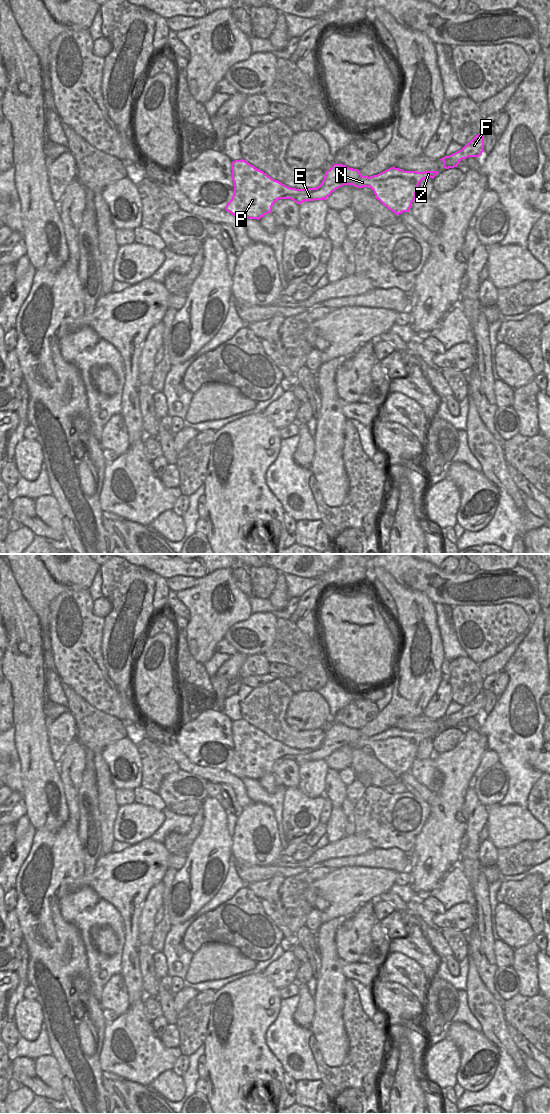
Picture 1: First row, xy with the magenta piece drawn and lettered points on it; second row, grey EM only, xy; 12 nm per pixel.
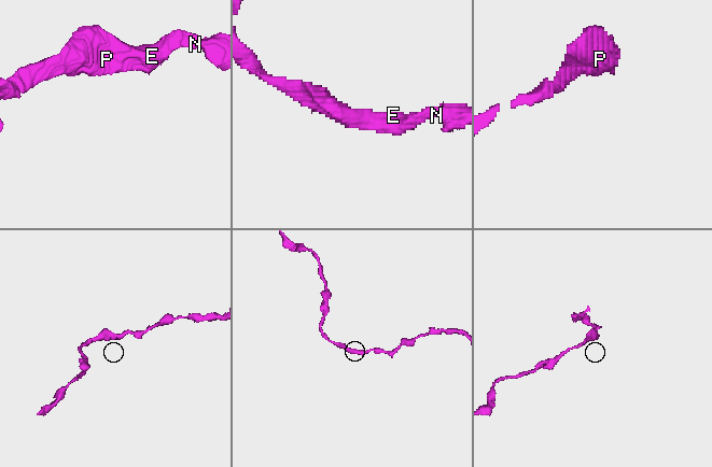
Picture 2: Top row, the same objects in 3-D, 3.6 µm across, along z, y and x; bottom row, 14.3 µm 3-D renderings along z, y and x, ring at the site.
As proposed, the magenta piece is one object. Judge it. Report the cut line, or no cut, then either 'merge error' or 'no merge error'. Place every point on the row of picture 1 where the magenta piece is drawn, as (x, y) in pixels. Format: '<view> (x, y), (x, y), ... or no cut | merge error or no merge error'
no cut | no merge error

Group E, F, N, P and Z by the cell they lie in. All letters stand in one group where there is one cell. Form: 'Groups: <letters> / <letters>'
Groups: E F N P Z

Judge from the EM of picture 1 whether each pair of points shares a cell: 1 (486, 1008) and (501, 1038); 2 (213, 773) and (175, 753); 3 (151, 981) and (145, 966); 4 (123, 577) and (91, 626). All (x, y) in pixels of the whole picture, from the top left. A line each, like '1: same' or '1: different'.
1: same
2: same
3: same
4: different

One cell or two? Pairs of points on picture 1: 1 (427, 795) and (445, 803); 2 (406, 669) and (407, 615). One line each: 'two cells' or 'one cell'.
1: two cells
2: one cell

